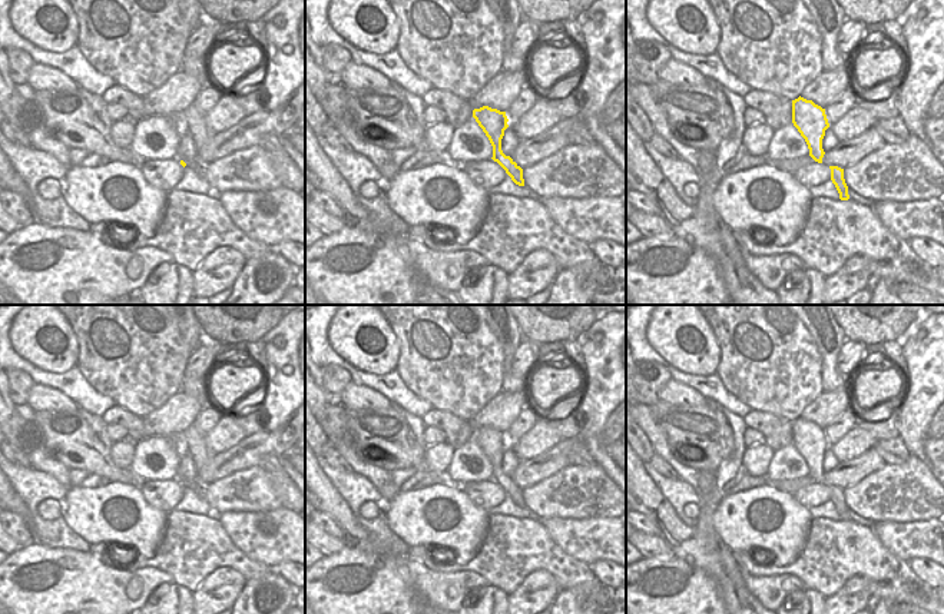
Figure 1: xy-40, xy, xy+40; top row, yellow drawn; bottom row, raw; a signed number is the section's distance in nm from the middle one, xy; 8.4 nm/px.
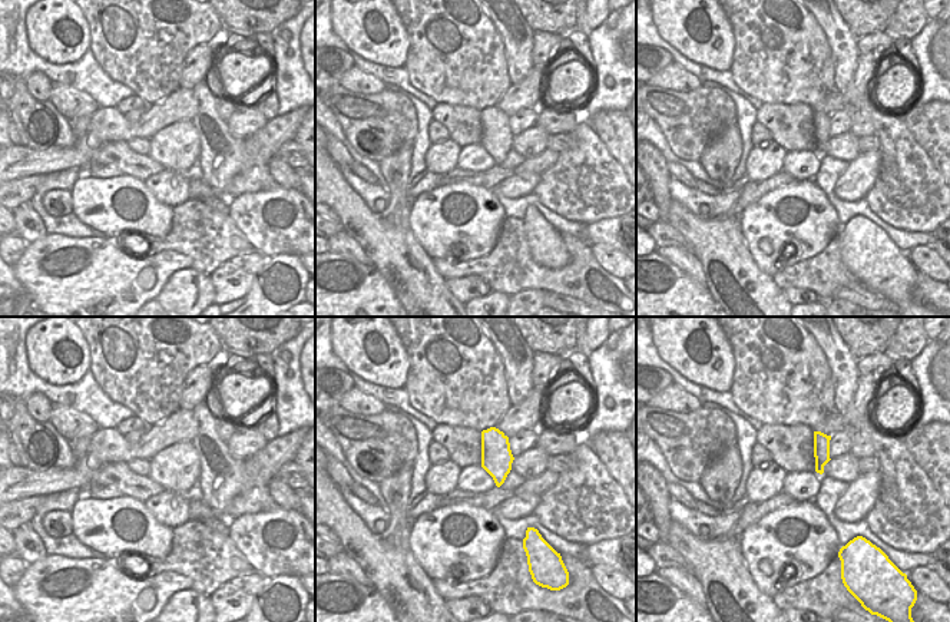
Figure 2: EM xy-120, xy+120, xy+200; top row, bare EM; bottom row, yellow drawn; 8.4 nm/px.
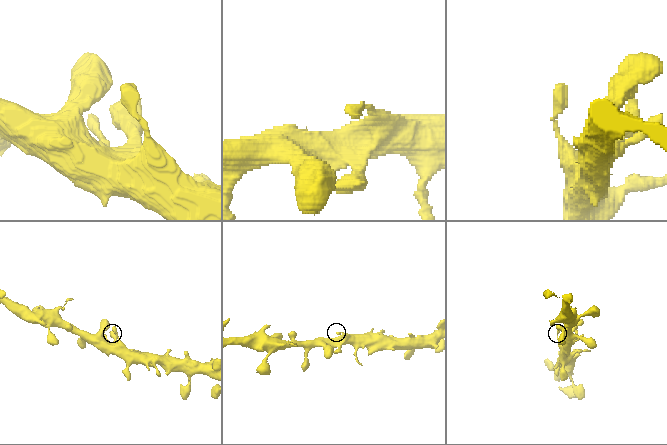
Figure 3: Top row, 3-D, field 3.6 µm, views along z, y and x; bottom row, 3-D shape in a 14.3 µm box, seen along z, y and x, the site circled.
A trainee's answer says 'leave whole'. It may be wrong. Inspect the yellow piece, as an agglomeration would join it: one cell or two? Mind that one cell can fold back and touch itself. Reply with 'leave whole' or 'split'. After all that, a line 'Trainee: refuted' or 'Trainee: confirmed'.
leave whole
Trainee: confirmed

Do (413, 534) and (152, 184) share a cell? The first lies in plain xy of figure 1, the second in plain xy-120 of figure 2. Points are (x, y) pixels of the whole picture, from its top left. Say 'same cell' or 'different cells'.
different cells

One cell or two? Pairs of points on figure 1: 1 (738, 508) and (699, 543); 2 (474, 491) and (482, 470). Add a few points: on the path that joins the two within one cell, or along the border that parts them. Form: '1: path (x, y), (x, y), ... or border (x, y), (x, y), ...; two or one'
1: border (712, 511), (715, 533), (734, 551); two
2: border (490, 478), (461, 485); two

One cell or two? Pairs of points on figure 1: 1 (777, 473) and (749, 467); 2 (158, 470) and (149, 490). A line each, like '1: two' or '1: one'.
1: two
2: two

